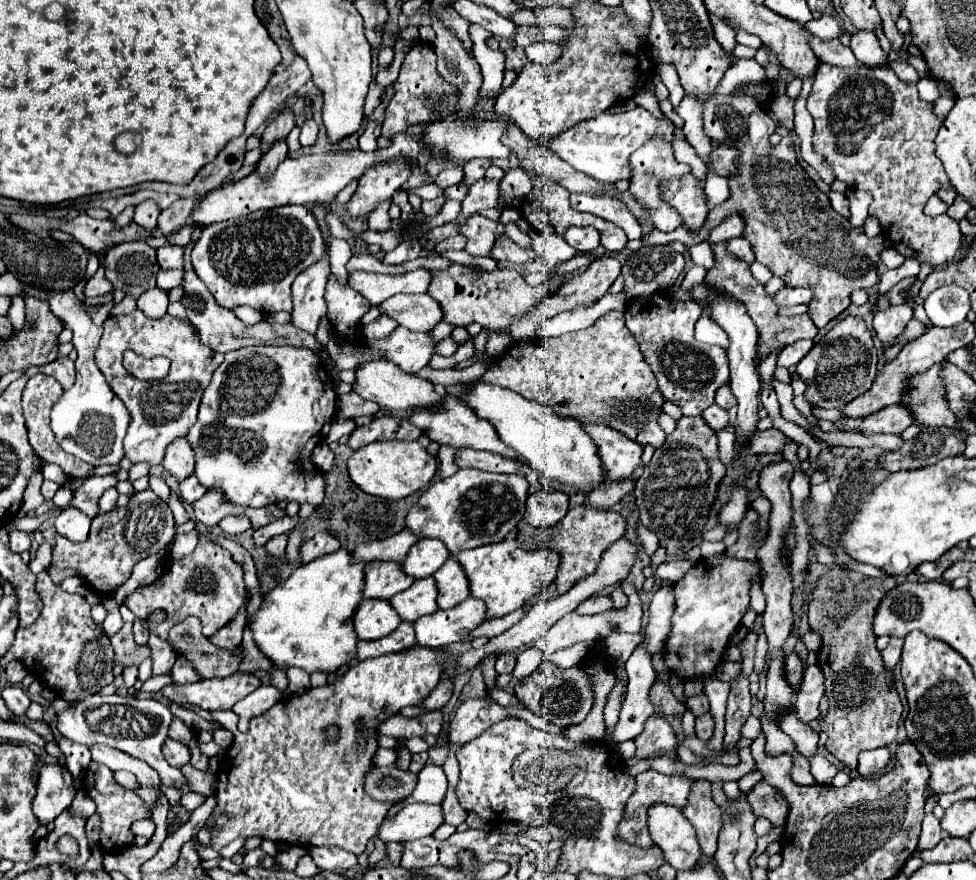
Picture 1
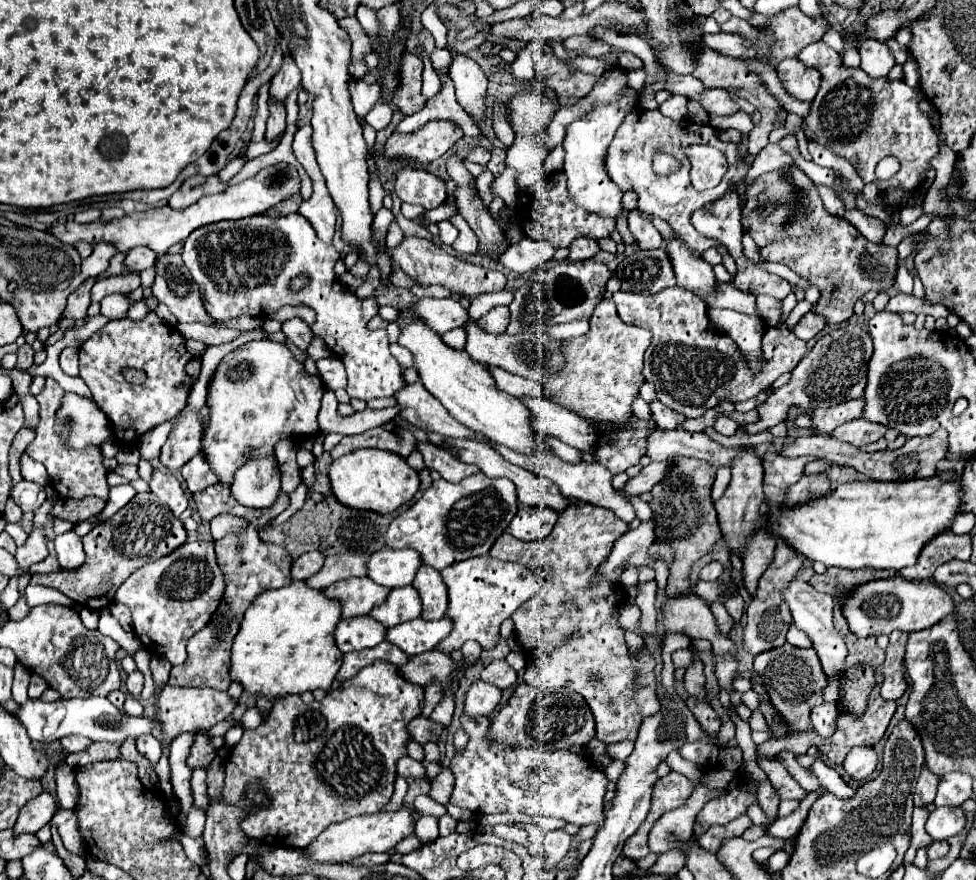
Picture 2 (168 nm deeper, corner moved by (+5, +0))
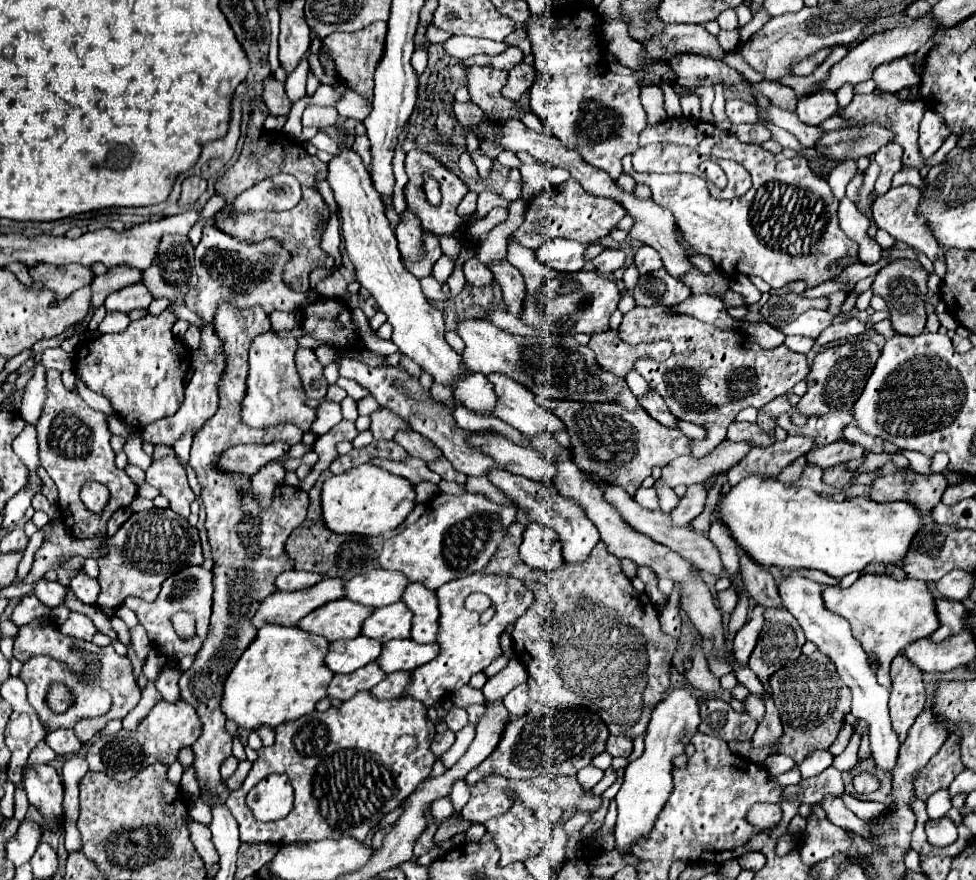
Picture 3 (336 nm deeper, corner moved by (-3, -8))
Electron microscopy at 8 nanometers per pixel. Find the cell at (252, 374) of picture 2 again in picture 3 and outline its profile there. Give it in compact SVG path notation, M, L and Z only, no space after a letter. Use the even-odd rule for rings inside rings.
M266 332L266 334L258 334L256 340L250 346L250 356L248 356L248 378L246 378L246 394L240 402L240 420L246 426L252 428L274 428L278 424L296 424L300 430L304 432L312 432L312 422L316 420L316 408L310 408L306 404L306 392L302 386L302 380L296 372L296 364L294 364L294 352L298 348L296 338L278 338L274 332Z

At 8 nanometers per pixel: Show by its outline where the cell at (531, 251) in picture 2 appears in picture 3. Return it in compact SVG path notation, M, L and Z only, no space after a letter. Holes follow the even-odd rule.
M554 238L544 242L536 250L536 258L540 264L558 270L558 272L578 272L584 266L584 250L586 246L574 242L574 240L564 240L564 238Z

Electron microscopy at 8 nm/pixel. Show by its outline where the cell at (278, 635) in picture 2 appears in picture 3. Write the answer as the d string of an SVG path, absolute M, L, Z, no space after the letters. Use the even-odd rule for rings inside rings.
M264 624L226 678L222 696L226 718L234 720L240 728L256 730L262 724L276 728L286 720L310 714L316 702L328 696L326 688L334 678L334 672L324 662L328 646L324 636L302 630L300 626Z

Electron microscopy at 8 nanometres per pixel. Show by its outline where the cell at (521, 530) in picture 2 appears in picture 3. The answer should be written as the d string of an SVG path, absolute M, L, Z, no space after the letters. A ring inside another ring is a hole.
M530 522L522 534L520 560L532 568L554 572L564 564L558 534L538 522Z

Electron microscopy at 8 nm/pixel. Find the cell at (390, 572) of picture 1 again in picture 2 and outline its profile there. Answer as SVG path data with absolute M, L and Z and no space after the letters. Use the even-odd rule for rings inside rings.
M350 578L326 588L324 596L340 602L342 606L340 618L346 620L346 618L368 614L374 606L386 600L388 592L390 592L388 588L380 588L368 578Z

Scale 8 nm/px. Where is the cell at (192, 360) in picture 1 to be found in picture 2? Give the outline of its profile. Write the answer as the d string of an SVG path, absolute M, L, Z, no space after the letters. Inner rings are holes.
M154 312L142 320L108 322L102 330L94 332L80 346L80 378L90 388L98 406L110 416L114 436L120 442L136 442L136 436L152 430L154 426L172 420L186 406L194 380L186 376L184 366L192 360L178 330L168 328ZM134 364L146 372L142 384L132 384L122 376L122 370Z

